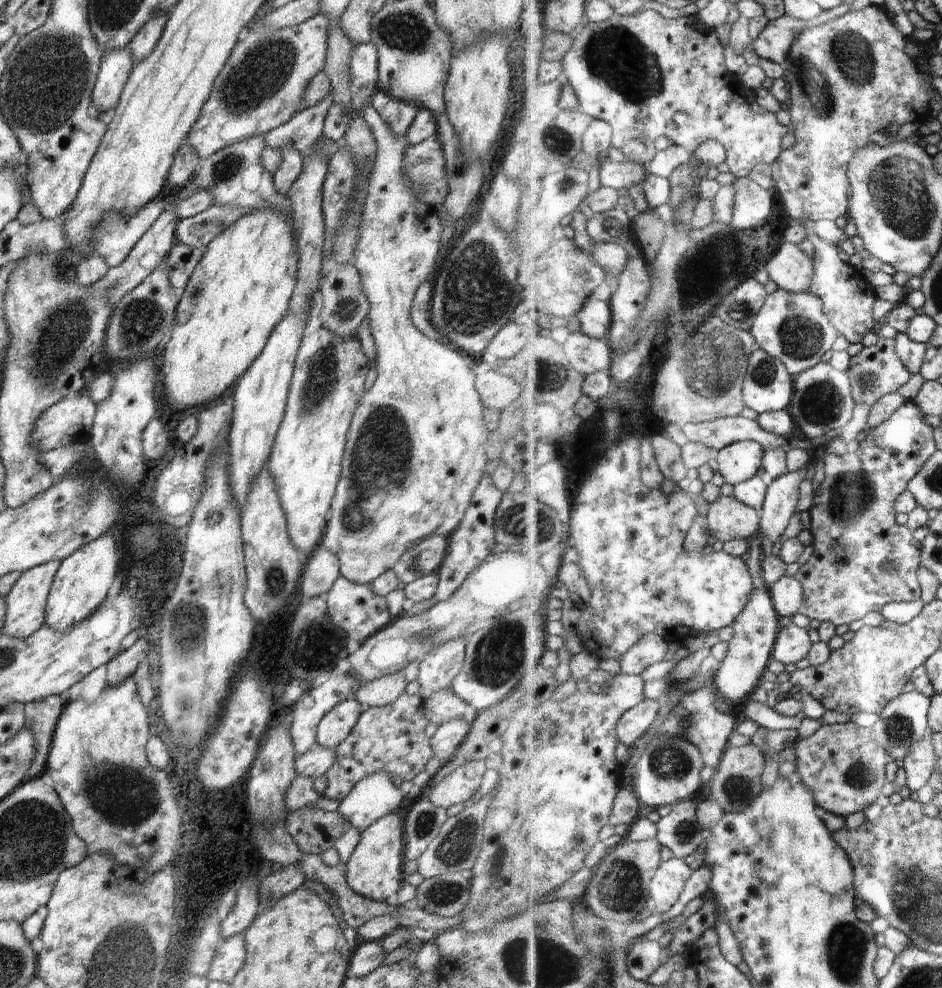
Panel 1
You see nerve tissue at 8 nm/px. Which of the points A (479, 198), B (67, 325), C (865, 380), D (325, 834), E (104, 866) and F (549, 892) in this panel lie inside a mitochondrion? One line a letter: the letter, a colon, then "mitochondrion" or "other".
A: other
B: mitochondrion
C: mitochondrion
D: other
E: other
F: other

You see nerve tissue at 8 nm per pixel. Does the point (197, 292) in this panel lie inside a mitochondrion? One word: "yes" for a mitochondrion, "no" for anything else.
yes

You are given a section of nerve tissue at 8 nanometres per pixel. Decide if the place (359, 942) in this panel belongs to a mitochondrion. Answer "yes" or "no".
no

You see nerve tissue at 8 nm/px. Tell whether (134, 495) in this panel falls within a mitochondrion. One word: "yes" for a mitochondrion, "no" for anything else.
no

